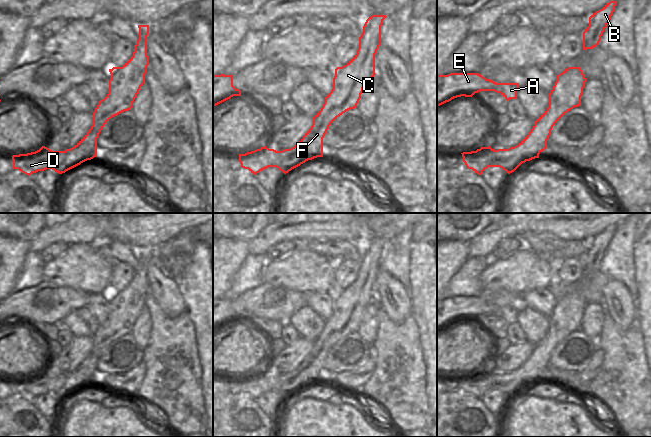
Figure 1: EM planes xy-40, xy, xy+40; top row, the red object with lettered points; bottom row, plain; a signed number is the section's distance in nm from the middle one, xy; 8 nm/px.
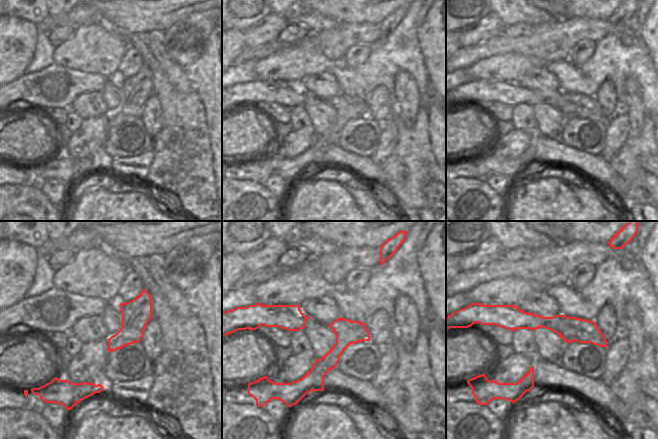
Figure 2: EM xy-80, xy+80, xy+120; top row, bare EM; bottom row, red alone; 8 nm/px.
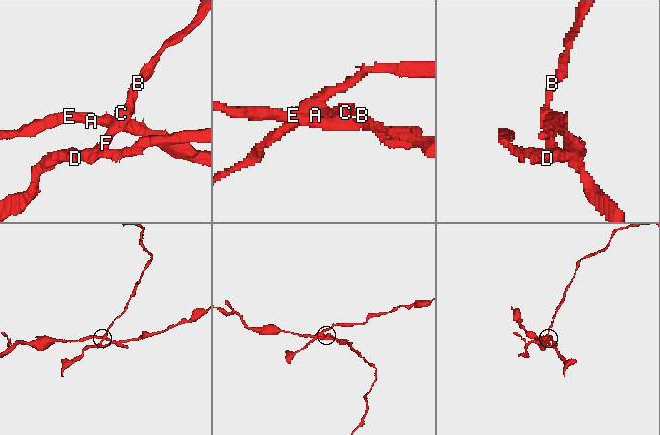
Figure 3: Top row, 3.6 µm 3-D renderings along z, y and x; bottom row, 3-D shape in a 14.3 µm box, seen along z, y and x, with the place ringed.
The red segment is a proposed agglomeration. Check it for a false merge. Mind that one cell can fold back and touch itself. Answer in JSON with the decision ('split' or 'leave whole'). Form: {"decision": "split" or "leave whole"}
{"decision": "split"}

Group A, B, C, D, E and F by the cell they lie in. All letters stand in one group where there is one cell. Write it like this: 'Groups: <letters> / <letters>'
Groups: A B C E F / D.

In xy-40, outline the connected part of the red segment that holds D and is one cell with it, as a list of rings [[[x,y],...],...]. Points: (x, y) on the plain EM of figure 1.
[[[42,370],[39,374],[27,378],[13,379],[13,393],[31,400],[32,397],[52,393],[55,396],[65,397],[65,375],[52,375]]]

